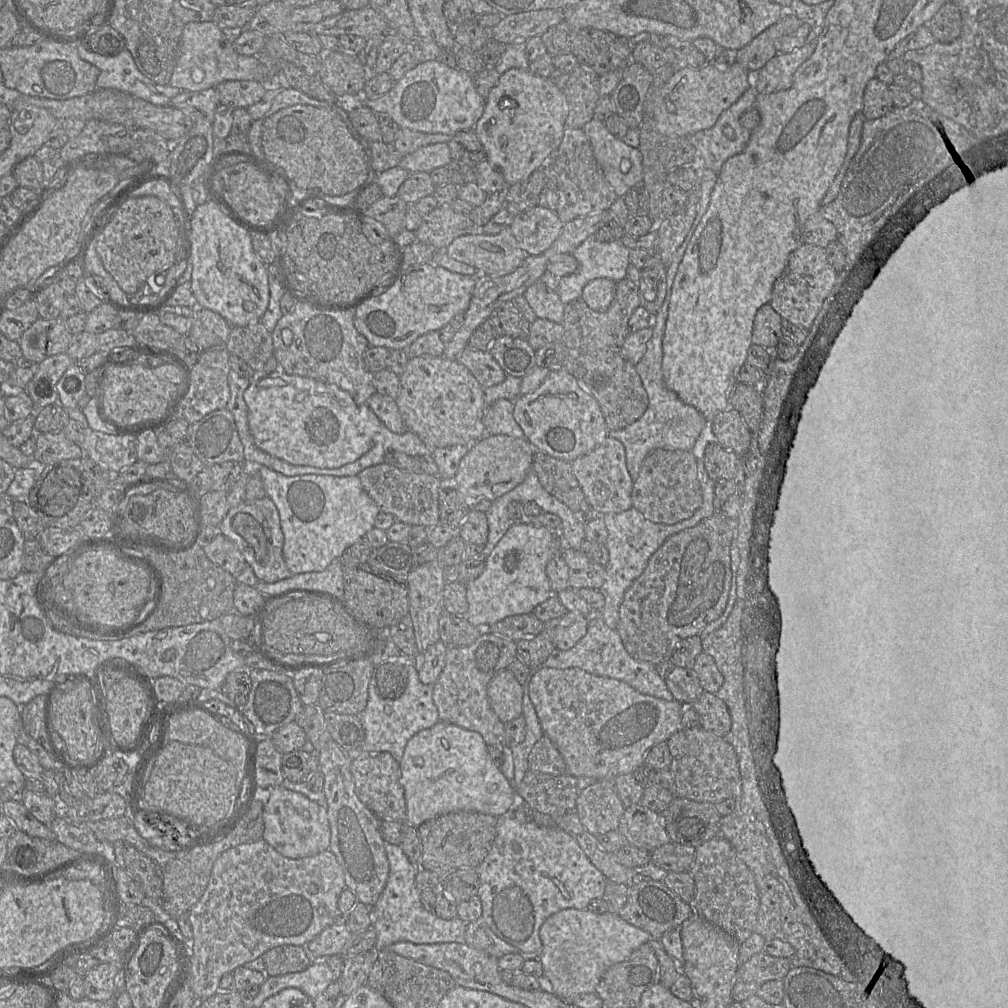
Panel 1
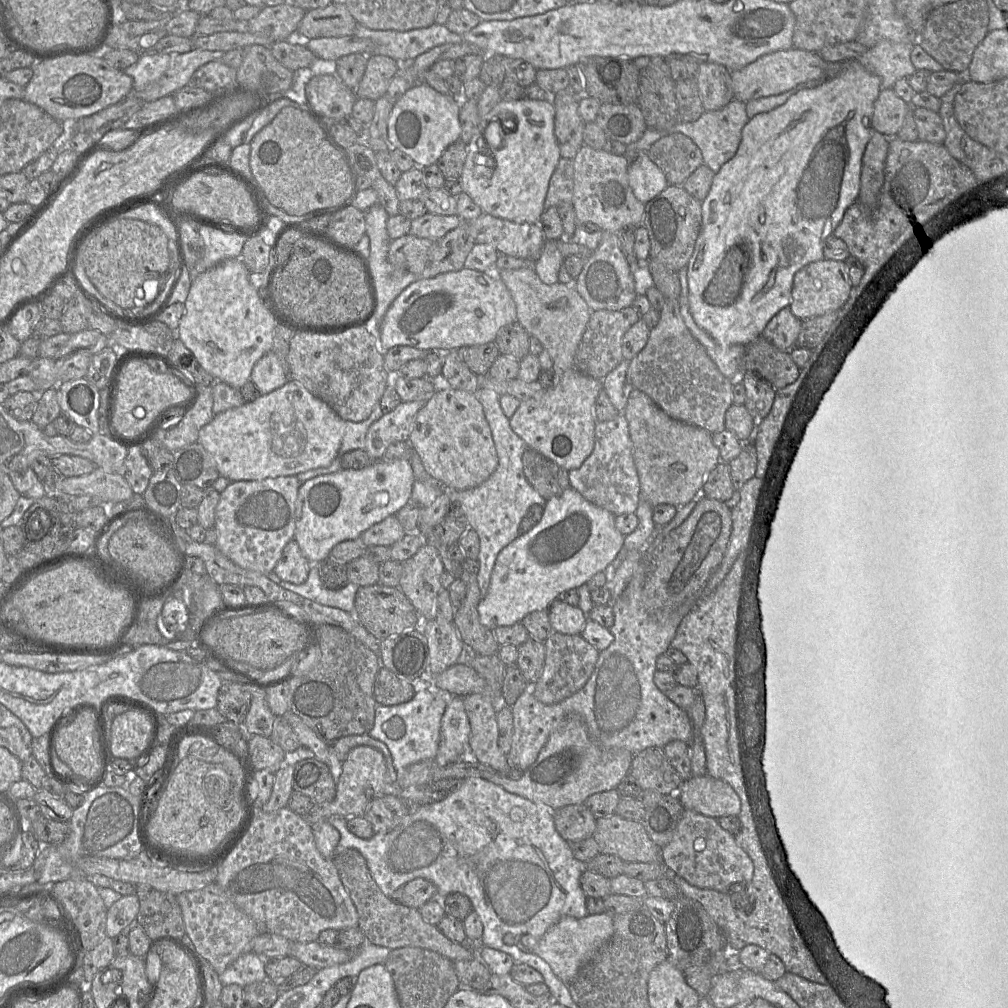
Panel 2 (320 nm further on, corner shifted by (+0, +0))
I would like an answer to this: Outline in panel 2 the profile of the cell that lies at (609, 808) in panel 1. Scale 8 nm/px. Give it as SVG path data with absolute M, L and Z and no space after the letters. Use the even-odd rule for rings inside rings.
M584 804L565 806L553 816L557 832L569 843L592 837L596 829L597 819Z

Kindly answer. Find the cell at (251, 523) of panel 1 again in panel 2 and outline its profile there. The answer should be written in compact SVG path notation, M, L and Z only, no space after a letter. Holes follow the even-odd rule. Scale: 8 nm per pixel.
M292 539L283 548L273 572L283 581L300 585L307 580L311 565L301 553L298 543Z

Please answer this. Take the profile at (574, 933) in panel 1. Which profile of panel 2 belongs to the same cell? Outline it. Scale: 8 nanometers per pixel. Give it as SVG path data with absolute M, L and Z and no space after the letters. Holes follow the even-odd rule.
M608 913L587 915L583 918L562 917L537 942L533 953L546 961L553 973L566 985L577 975L580 968L612 937L613 916Z

